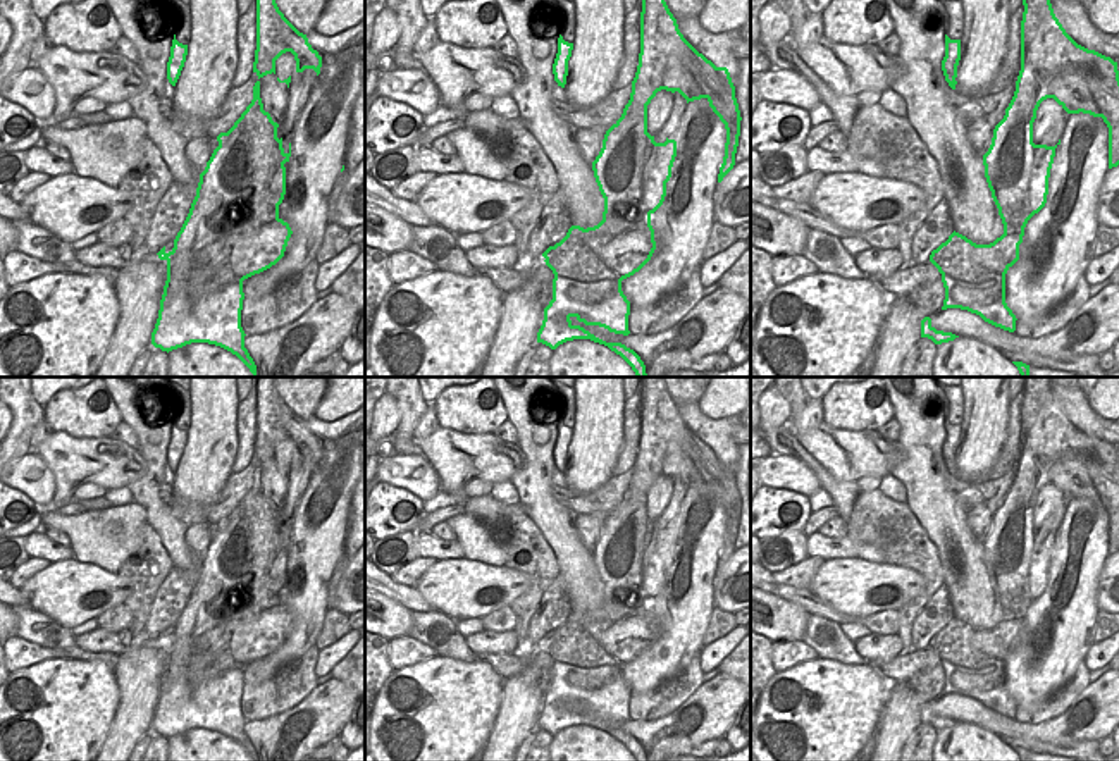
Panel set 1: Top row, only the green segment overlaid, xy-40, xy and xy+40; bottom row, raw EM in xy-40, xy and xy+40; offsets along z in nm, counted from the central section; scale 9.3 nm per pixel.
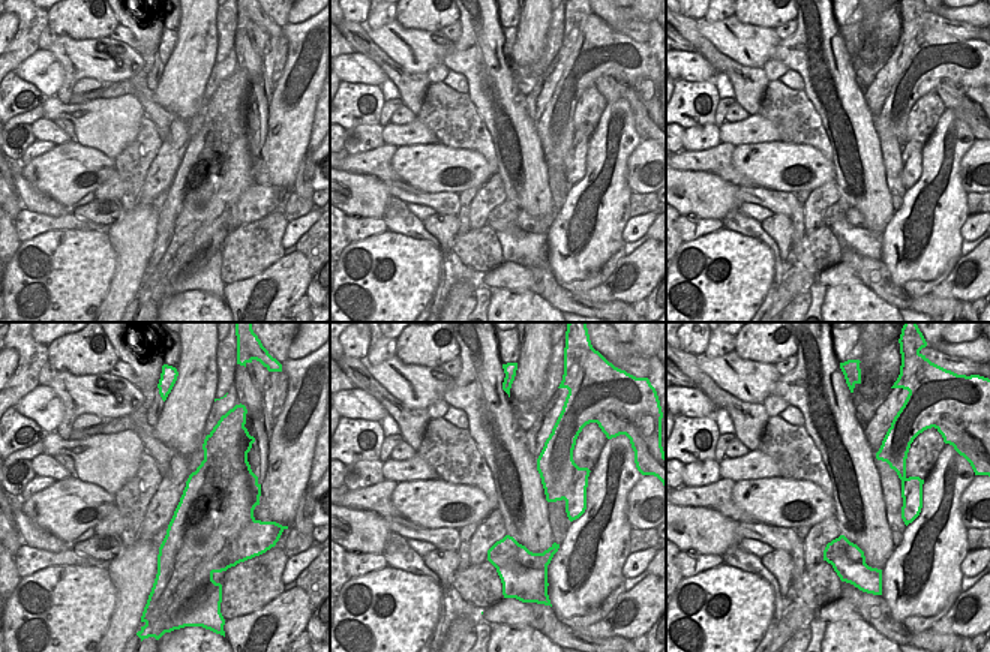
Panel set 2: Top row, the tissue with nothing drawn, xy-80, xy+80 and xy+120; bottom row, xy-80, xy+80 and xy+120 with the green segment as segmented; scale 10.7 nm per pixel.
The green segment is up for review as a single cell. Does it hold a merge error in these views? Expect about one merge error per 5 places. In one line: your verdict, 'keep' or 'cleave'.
cleave

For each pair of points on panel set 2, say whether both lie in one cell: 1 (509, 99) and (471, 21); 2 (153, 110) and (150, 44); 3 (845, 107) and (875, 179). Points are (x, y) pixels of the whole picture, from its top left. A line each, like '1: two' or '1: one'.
1: one
2: one
3: one

